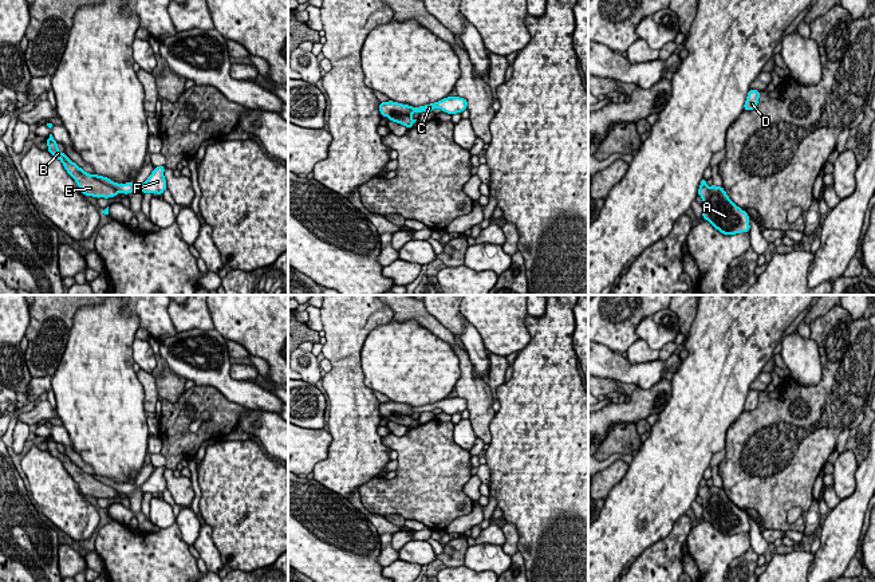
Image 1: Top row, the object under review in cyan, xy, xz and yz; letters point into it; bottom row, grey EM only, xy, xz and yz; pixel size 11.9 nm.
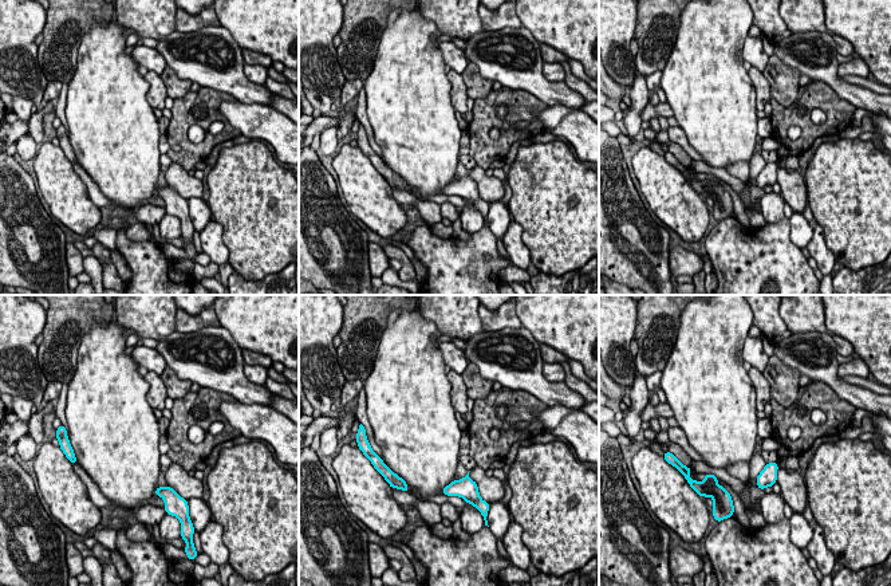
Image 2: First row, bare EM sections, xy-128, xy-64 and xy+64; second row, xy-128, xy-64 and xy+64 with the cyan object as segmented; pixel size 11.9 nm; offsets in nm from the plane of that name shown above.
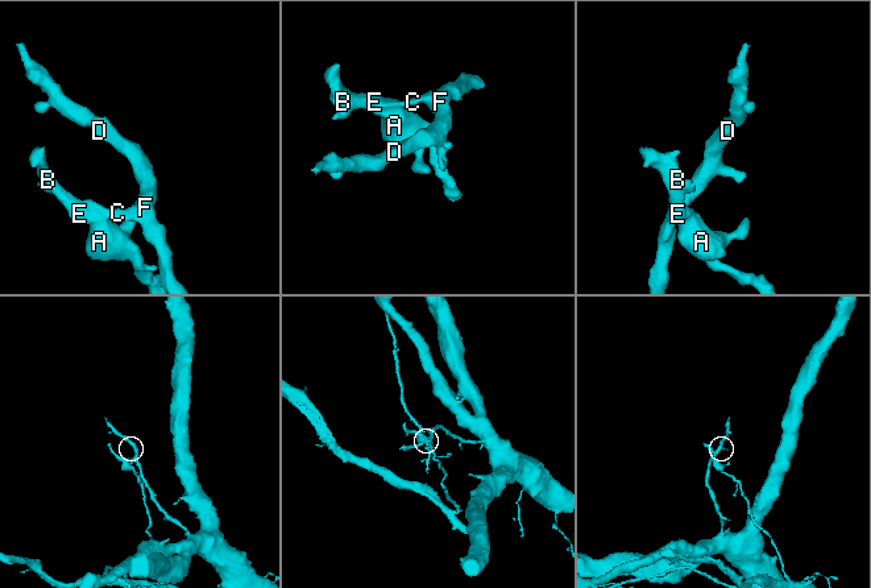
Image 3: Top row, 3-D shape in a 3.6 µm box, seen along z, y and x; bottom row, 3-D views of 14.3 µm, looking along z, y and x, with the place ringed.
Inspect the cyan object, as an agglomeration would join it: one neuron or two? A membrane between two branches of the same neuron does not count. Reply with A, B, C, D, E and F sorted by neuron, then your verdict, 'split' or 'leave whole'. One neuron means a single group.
A B E / C D F; split

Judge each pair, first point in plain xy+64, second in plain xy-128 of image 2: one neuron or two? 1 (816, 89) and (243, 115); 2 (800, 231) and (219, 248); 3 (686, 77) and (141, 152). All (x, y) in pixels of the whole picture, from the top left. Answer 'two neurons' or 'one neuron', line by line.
1: two neurons
2: two neurons
3: one neuron

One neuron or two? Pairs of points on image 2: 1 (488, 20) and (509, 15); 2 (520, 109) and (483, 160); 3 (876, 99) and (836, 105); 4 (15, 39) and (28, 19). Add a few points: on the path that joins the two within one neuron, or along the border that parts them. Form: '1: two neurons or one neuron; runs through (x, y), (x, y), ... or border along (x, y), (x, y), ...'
1: one neuron; runs through (493, 20), (504, 16)
2: one neuron; runs through (512, 122), (512, 132), (496, 148)
3: two neurons; border along (824, 83), (856, 107)
4: one neuron; runs through (15, 34), (23, 24)

